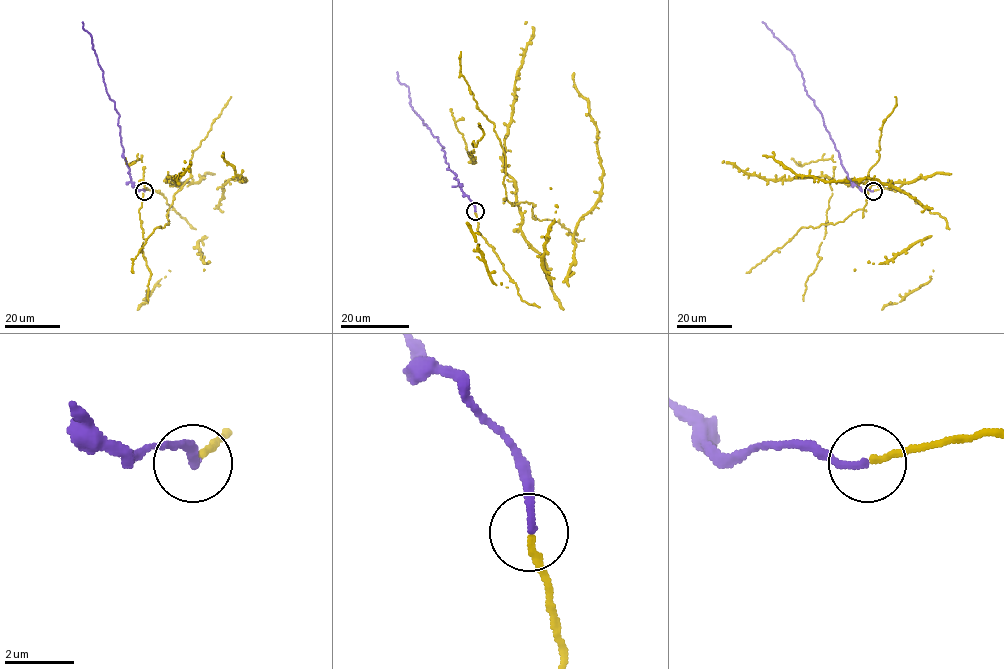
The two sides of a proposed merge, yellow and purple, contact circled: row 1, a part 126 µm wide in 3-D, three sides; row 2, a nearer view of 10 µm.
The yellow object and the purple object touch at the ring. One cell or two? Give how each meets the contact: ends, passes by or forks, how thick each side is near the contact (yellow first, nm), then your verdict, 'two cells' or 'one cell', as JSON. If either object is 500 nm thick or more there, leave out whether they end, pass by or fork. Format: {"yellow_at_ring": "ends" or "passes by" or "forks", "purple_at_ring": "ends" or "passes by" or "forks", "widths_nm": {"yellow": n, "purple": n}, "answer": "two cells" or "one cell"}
{"yellow_at_ring": "ends", "purple_at_ring": "ends", "widths_nm": {"yellow": 190, "purple": 220}, "answer": "one cell"}

